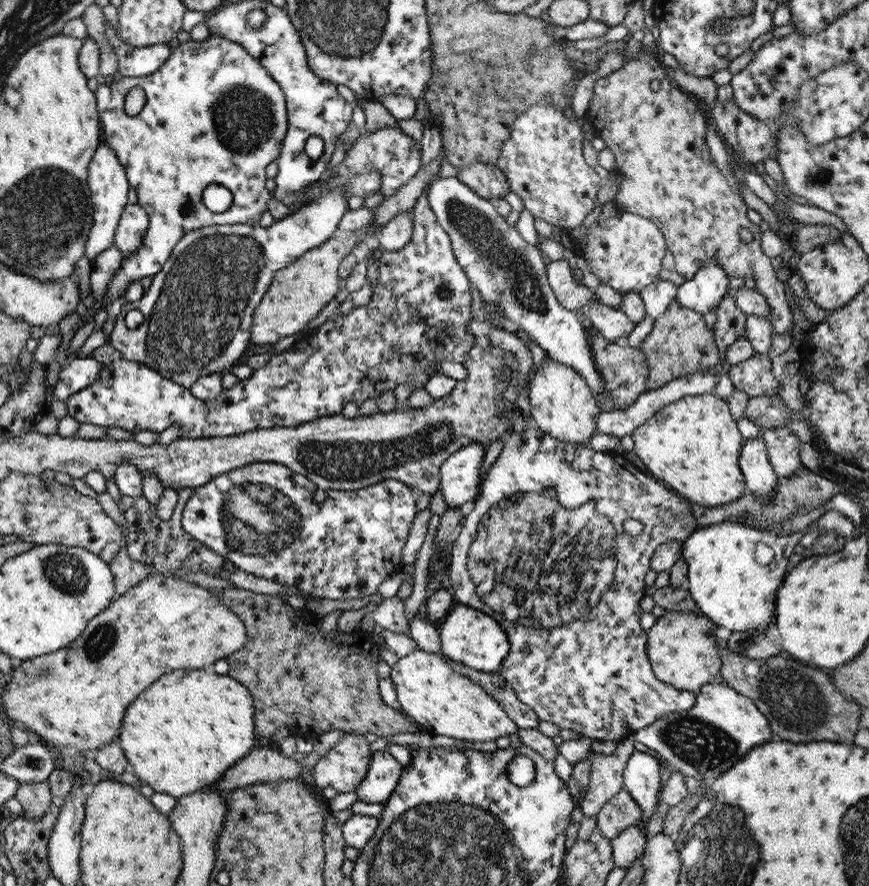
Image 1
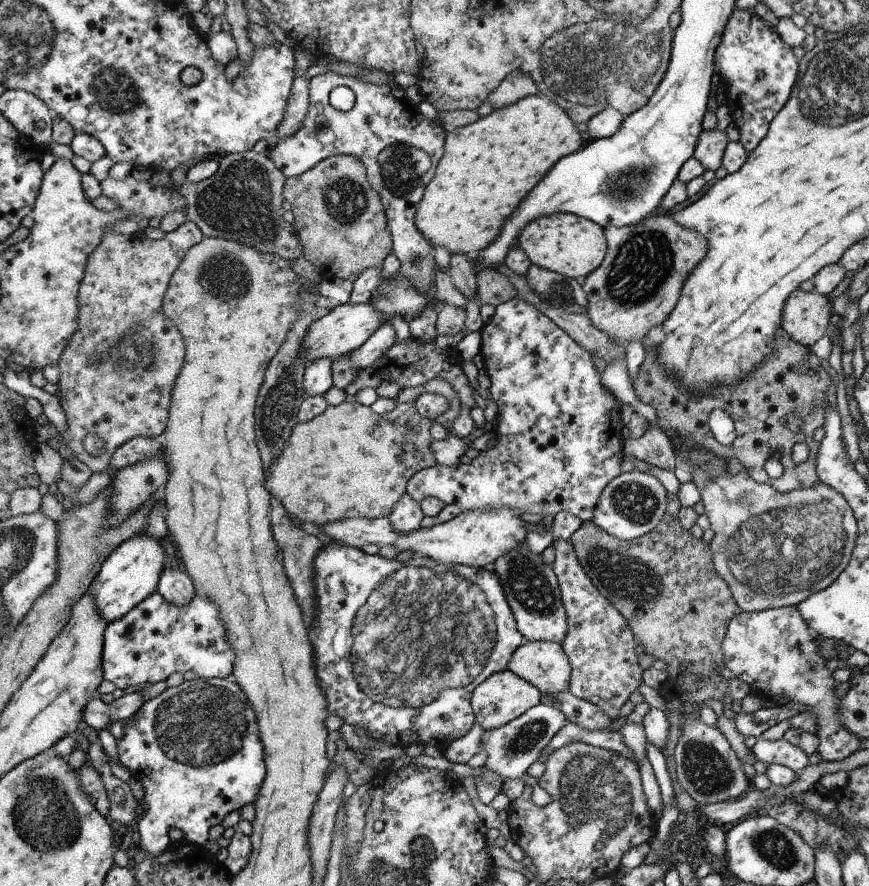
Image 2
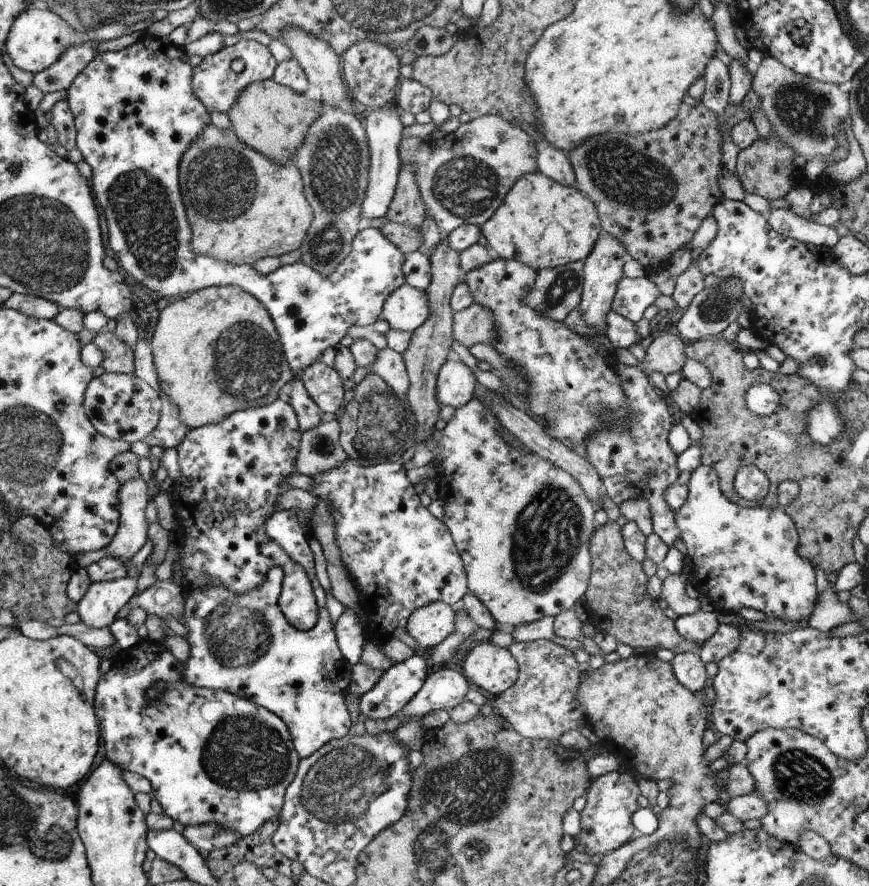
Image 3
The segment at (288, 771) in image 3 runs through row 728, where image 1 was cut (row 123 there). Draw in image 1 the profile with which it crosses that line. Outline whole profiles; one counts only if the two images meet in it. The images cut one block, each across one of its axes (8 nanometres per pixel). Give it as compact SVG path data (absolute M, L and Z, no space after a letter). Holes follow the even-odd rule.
M212 33L202 41L190 39L186 43L180 43L176 49L171 51L171 56L167 63L159 71L154 72L154 74L142 77L118 77L111 85L99 85L95 91L96 98L99 100L99 117L100 124L103 124L104 142L110 148L115 149L116 156L119 156L119 159L122 161L123 167L126 169L127 179L130 181L130 186L132 190L136 191L136 196L138 197L137 203L147 211L150 223L147 235L143 238L143 243L140 244L138 250L131 251L129 256L122 258L120 269L113 276L105 296L100 300L94 300L94 306L91 309L80 310L81 320L78 328L82 328L90 323L94 314L100 311L101 307L104 308L104 306L110 305L114 299L120 296L126 296L126 291L132 283L140 282L142 278L158 275L163 271L164 264L171 259L171 254L176 243L189 232L198 230L199 228L211 227L212 225L252 224L252 222L255 222L255 224L252 224L255 226L260 218L262 218L262 214L268 210L268 202L270 202L270 192L266 188L266 172L264 170L266 170L266 166L270 162L274 162L274 160L279 158L280 151L283 148L283 140L287 134L287 124L290 122L287 117L286 93L280 88L278 81L264 68L262 62L252 57L251 53L240 43ZM134 86L140 86L145 90L147 101L138 115L129 116L124 111L124 98L126 93L134 88ZM209 184L224 186L224 188L227 188L233 194L233 201L228 211L212 212L204 206L202 193Z

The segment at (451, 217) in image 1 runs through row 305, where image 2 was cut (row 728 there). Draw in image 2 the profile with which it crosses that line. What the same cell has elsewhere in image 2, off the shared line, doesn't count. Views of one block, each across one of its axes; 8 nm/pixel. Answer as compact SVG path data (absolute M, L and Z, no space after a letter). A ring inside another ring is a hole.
M540 704L498 729L486 729L480 740L480 750L488 755L483 768L504 781L522 779L528 768L541 757L541 751L568 722L555 706Z

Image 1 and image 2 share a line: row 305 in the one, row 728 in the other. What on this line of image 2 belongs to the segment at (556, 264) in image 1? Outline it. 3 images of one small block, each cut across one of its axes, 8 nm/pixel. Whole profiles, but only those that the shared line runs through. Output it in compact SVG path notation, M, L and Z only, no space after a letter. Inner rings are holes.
M567 722L565 726L552 738L550 745L554 750L563 748L566 744L569 743L583 743L586 745L591 745L592 747L599 747L605 749L606 751L610 751L612 753L616 753L618 755L624 756L624 758L628 758L630 760L635 760L633 758L632 752L624 745L622 736L619 732L607 731L606 729L594 730L590 731L580 727L578 724Z

